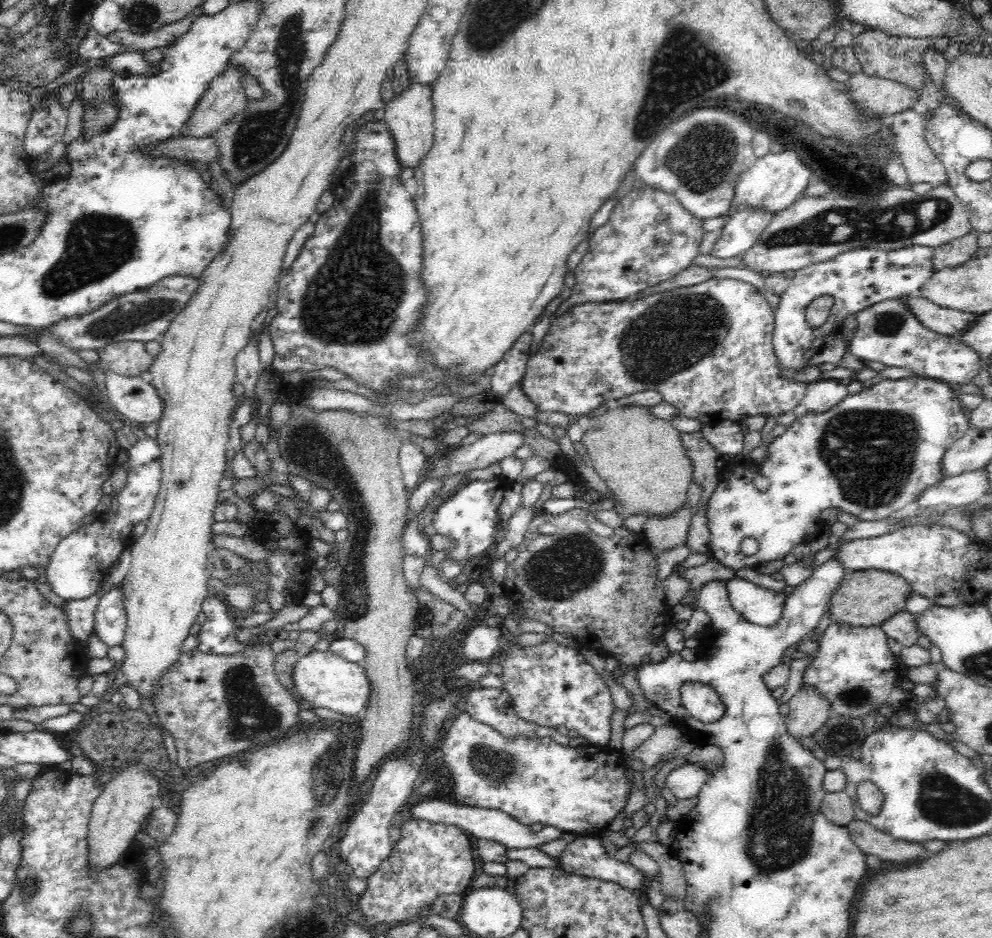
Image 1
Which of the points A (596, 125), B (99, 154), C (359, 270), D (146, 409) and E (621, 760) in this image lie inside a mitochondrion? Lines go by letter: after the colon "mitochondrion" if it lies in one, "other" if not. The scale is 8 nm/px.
A: other
B: other
C: mitochondrion
D: other
E: other

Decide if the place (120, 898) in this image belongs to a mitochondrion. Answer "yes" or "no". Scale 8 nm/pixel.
no

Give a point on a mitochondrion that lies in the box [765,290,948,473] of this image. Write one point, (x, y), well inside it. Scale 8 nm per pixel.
(889, 323)

